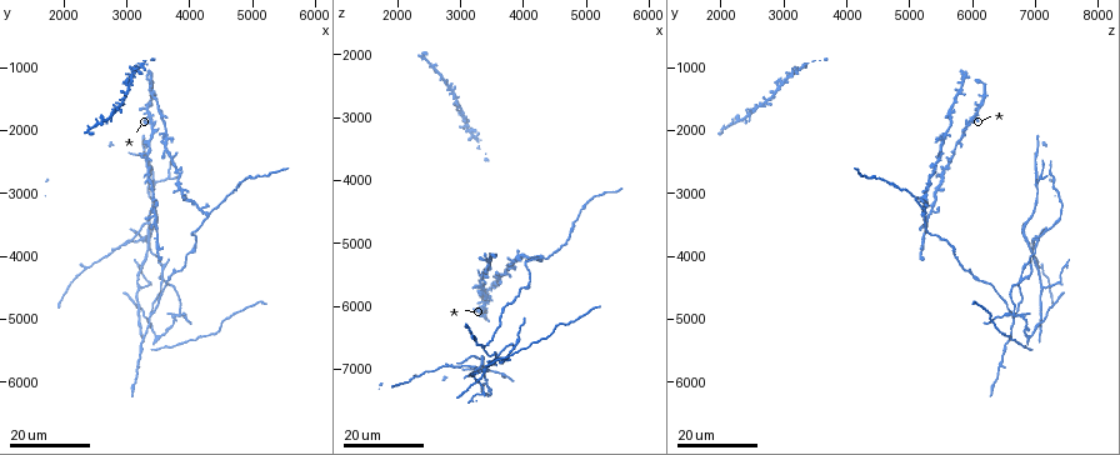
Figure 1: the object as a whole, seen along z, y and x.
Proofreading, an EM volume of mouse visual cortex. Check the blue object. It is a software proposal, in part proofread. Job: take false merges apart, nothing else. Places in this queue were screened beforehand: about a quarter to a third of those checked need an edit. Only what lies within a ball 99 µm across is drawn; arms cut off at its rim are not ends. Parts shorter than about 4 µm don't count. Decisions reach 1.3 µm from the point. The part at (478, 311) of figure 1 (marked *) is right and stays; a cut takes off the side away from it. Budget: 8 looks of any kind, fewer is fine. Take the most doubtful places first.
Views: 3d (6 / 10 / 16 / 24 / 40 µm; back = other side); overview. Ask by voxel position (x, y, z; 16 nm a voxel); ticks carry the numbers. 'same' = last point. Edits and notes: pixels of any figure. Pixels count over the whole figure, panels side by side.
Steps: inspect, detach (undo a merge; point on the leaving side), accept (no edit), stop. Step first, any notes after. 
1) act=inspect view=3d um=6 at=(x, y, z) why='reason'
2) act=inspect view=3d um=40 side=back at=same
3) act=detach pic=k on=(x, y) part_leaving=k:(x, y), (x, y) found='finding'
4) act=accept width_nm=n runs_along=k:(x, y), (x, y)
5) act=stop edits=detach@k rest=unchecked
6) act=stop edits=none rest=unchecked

act=inspect view=3d um=16 at=(4300, 3350, 5250)

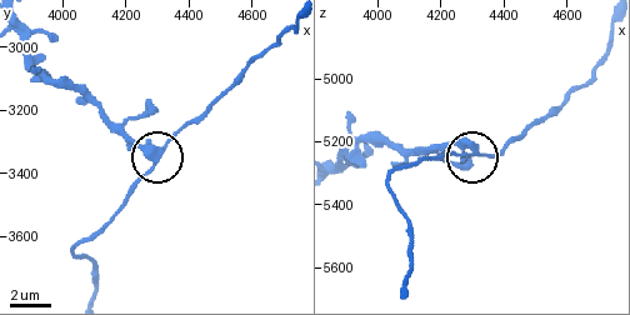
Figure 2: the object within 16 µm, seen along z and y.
act=inspect view=3d um=6 at=(4310, 3350, 5230)

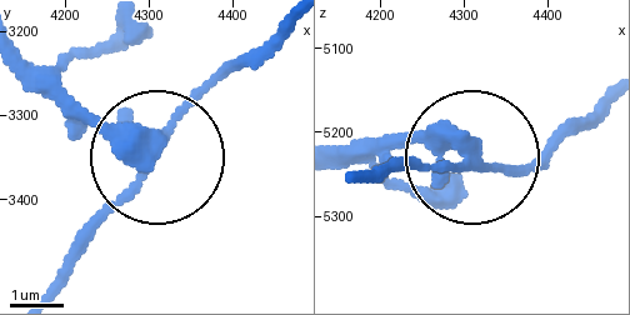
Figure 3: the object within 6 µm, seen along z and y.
act=inspect view=3d um=6 side=back at=(4310, 3345, 5235) why='from behind'

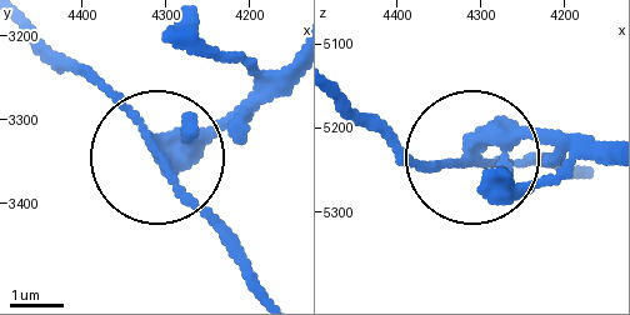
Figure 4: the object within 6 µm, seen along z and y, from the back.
act=detach pic=4 on=(109, 88) side_arm_um=34 arms=5 found='two neurons meet here'

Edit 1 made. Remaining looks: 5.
act=inspect view=overview

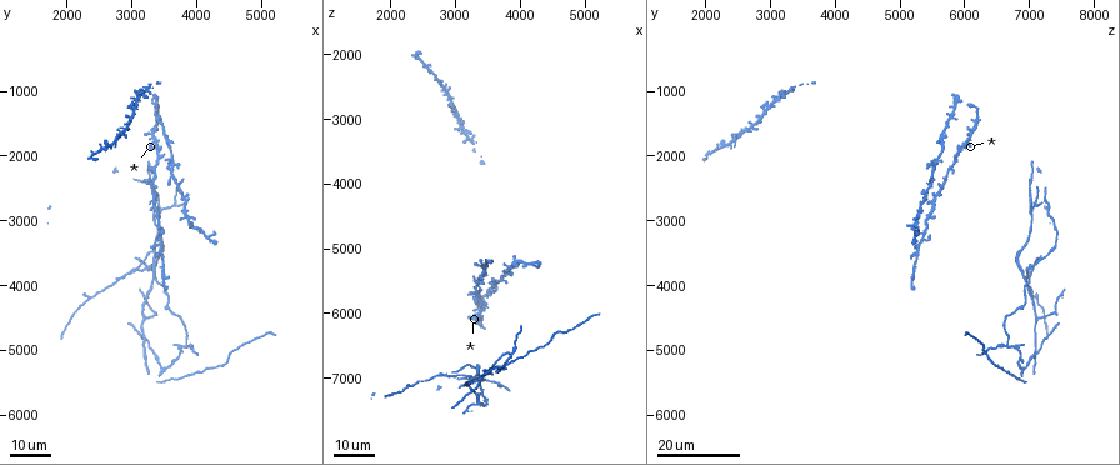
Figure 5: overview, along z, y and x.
act=inspect view=3d um=24 at=(3350, 1400, 5800) why='four arms meet'

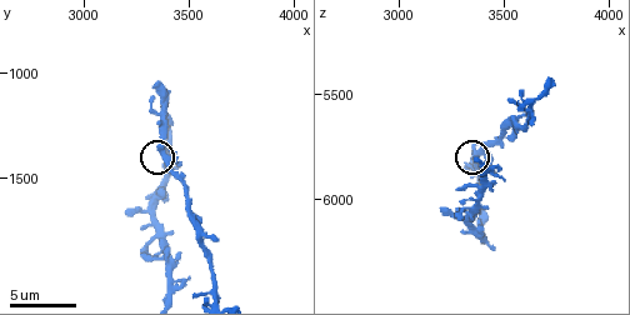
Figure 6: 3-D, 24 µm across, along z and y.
act=inspect view=3d um=10 at=(3380, 1420, 5760)

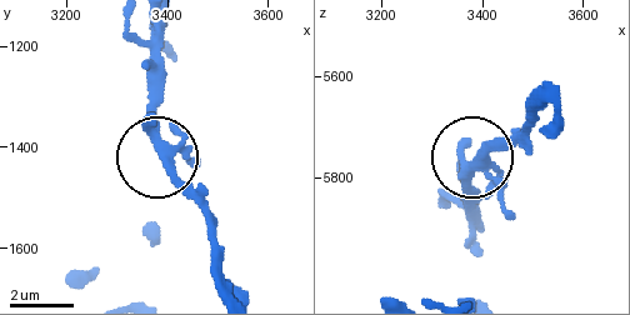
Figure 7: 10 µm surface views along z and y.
act=accept side_arm_um=38 found='continuous, no second neuron'

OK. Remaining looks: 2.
act=inspect view=3d um=6 at=(3380, 1800, 6010)

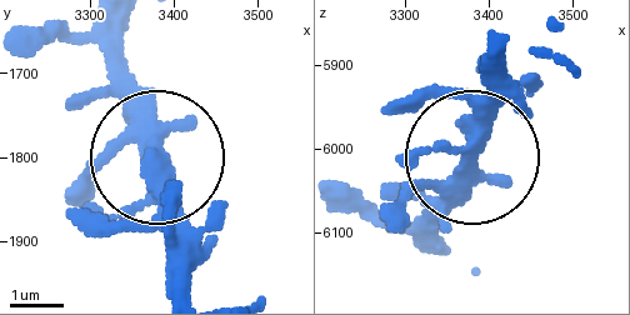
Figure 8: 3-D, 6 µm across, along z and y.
act=inspect view=3d um=6 side=back at=(3375, 1795, 6020) why='other side'

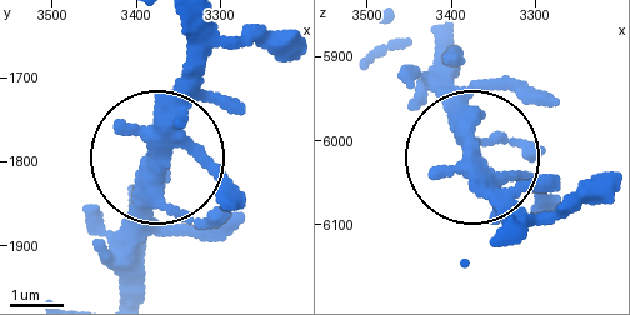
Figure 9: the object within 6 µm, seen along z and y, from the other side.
act=accept width_nm=380 found='continuous, no second neuron'

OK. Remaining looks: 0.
act=stop edits=detach@4 rest=unchecked

